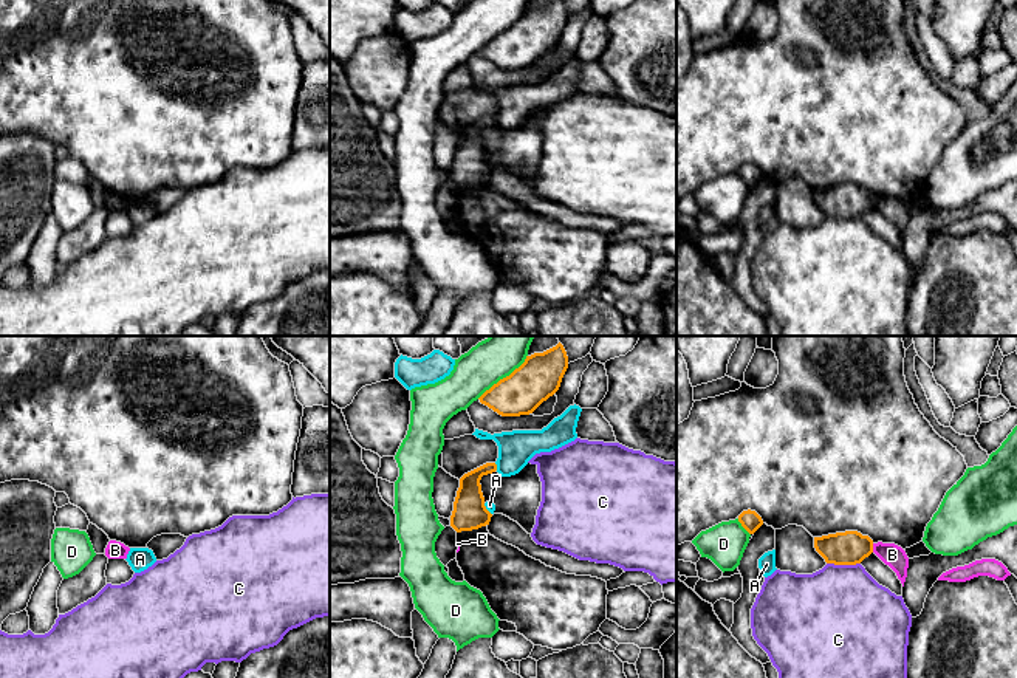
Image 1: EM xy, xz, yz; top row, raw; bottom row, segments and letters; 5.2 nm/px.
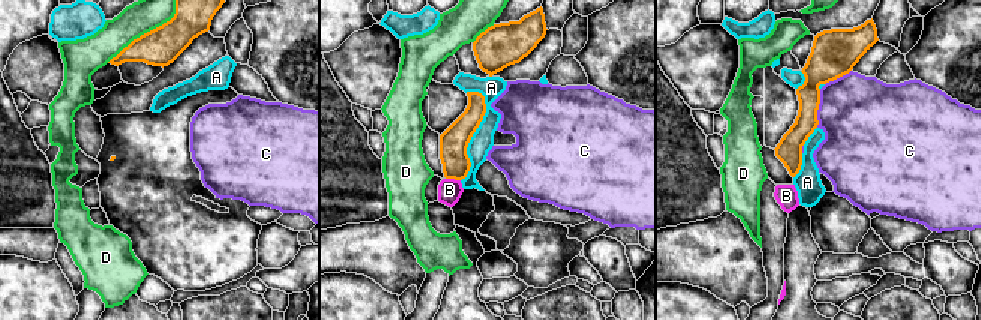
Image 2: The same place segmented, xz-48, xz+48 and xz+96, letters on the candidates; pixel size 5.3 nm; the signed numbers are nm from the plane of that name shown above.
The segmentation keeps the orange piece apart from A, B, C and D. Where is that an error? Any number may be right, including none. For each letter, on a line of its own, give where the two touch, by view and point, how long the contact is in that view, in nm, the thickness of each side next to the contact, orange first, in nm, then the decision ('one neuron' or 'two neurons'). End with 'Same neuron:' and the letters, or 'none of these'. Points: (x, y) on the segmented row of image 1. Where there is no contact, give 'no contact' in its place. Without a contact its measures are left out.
A: xz (496, 466) | 40 nm | 160/180 nm | two neurons
B: yz (872, 548) | 50 nm | 180/120 nm | two neurons
C: yz (844, 564) | 180 nm | 180/480 nm | two neurons
D: xz (503, 378) | 340 nm | 220/220 nm | two neurons
Same neuron: none of these

